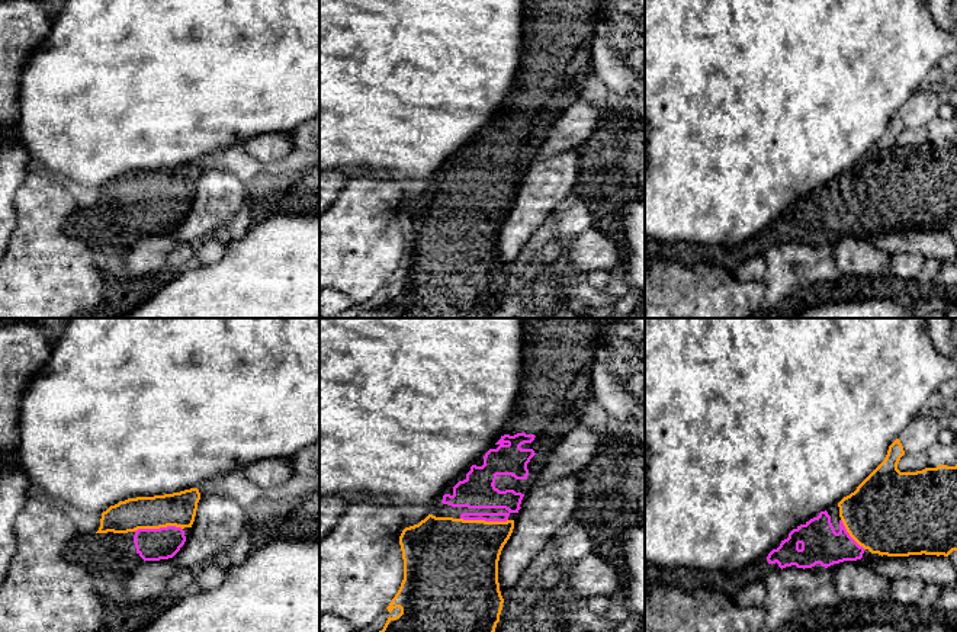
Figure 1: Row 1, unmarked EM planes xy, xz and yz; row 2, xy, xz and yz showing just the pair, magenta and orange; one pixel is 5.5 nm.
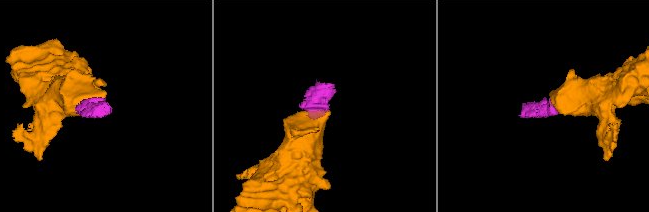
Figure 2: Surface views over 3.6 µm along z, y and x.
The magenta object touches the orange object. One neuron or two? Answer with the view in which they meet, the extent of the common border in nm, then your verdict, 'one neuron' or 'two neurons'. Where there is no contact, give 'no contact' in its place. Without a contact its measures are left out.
meets magenta in xy; contact 280 nm long; one neuron

